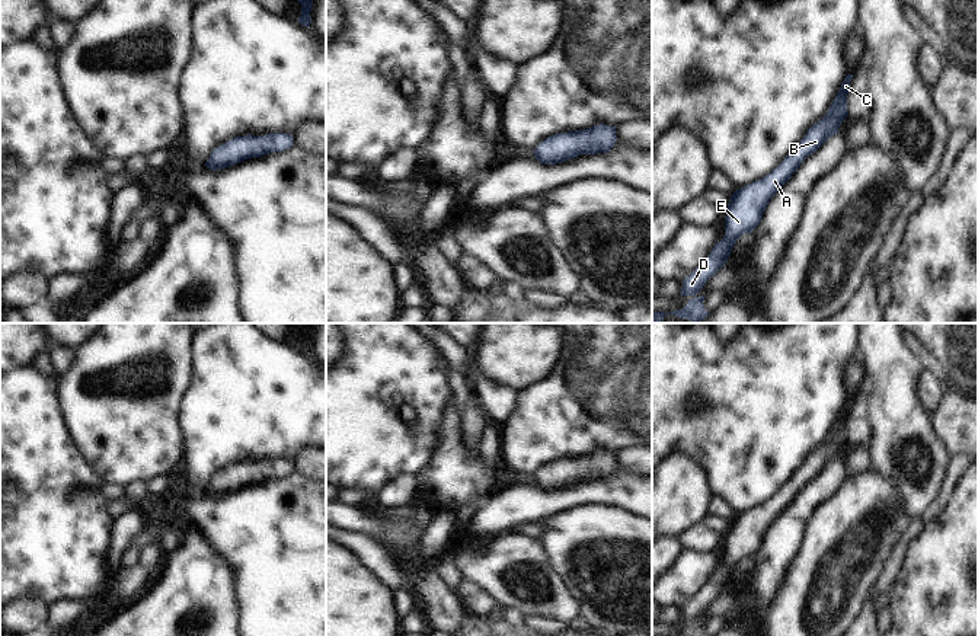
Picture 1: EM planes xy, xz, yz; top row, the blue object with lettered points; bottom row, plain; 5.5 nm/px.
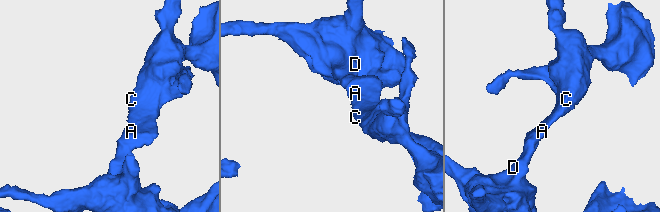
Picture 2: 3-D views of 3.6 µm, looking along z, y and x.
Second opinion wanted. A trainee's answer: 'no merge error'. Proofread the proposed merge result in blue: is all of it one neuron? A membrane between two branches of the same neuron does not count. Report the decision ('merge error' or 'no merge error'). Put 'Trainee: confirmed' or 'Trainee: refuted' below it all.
no merge error
Trainee: confirmed

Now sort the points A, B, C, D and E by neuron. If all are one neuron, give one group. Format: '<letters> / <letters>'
A B C D E

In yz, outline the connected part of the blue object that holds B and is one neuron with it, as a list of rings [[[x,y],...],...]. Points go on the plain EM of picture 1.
[[[846,400],[844,408],[831,428],[828,438],[815,448],[800,469],[783,485],[783,488],[768,501],[736,515],[731,521],[725,543],[725,562],[716,568],[707,585],[696,594],[684,607],[681,621],[691,621],[683,636],[704,636],[703,623],[696,620],[706,607],[713,603],[729,585],[736,566],[760,550],[767,530],[774,520],[792,504],[800,489],[814,480],[830,463],[838,460],[838,453],[848,442],[847,421],[850,419],[850,406],[853,400]]]

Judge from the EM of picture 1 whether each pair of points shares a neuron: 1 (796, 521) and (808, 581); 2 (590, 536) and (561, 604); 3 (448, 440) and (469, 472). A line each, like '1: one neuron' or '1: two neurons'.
1: two neurons
2: two neurons
3: one neuron

